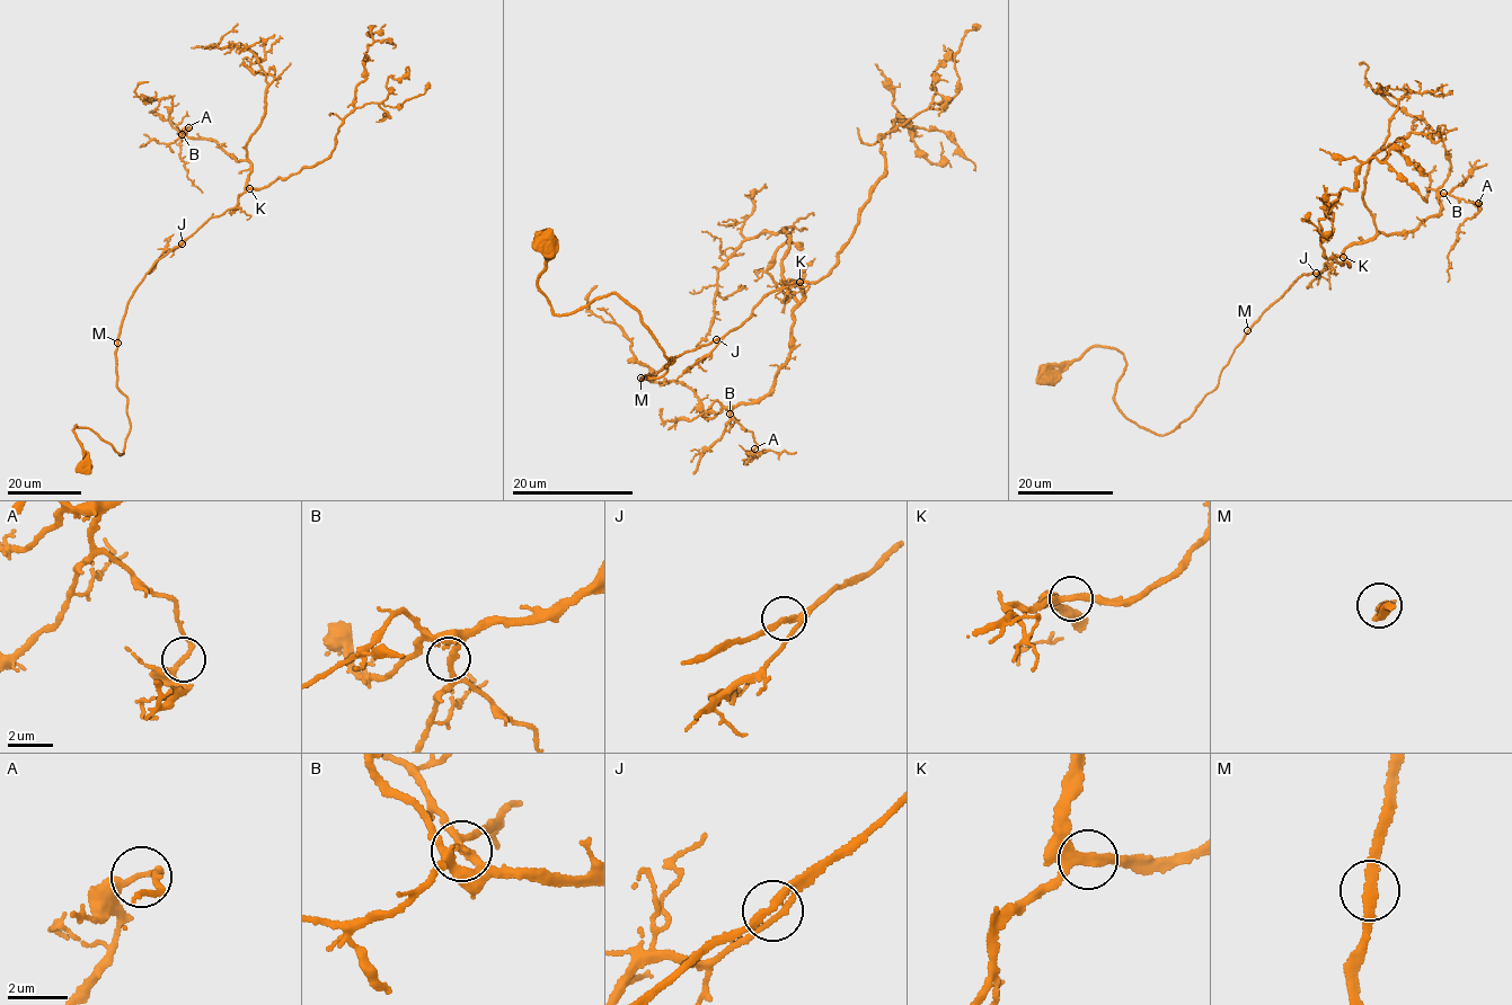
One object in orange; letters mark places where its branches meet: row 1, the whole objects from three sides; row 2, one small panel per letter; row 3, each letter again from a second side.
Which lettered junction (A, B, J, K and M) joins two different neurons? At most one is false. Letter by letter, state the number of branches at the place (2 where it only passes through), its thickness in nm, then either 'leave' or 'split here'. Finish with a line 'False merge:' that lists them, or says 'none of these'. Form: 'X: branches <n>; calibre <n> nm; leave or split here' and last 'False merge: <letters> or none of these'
A: branches 2; calibre 200 nm; leave
B: branches 3; calibre 200 nm; leave
J: branches 2; calibre 200 nm; leave
K: branches 3; calibre 280 nm; leave
M: branches 2; calibre 240 nm; leave
False merge: none of these

